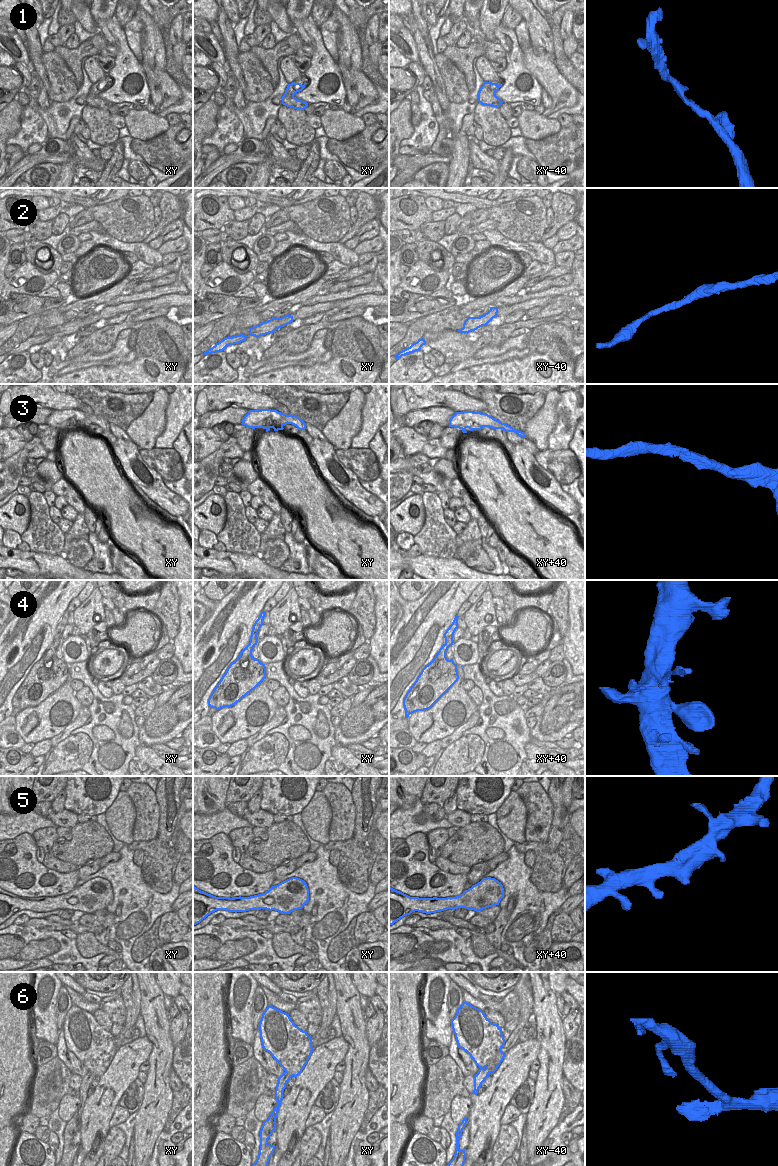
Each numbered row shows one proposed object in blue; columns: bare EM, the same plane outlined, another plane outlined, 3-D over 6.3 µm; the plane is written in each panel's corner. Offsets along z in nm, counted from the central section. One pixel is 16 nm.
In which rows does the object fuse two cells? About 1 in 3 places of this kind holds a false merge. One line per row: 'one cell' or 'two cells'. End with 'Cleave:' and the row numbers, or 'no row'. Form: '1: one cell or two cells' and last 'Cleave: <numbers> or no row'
1: one cell
2: one cell
3: one cell
4: two cells
5: one cell
6: two cells
Cleave: 4, 6

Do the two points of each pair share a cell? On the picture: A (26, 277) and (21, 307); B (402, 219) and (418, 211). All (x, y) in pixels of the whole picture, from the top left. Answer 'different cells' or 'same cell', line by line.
A: different cells
B: same cell

